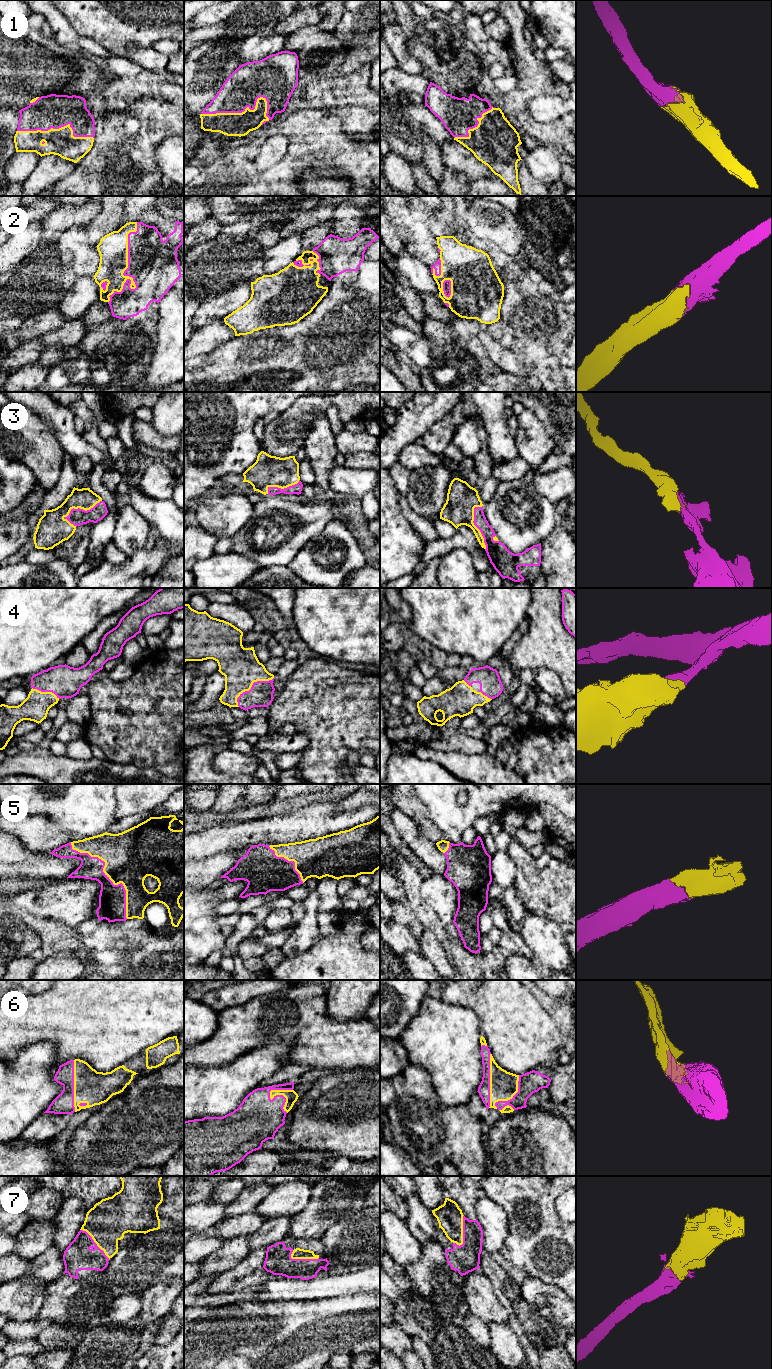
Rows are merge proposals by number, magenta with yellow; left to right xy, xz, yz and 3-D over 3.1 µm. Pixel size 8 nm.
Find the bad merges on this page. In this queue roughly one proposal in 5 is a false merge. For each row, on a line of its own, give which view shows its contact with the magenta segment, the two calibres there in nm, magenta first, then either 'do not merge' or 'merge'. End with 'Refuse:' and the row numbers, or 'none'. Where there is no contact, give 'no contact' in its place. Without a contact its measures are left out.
1: contact in xz; calibres 300 and 190 nm; merge
2: contact in xy; calibres 400 and 240 nm; merge
3: contact in xy; calibres 140 and 200 nm; merge
4: contact in xz; calibres 190 and 300 nm; merge
5: contact in xy; calibres 220 and 400 nm; merge
6: contact in xz; calibres 360 and 100 nm; merge
7: contact in yz; calibres 220 and 200 nm; merge
Refuse: none

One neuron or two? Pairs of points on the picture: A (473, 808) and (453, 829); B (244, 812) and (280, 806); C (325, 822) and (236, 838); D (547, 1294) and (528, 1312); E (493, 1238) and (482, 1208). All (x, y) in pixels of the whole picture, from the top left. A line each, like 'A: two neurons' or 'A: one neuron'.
A: one neuron
B: one neuron
C: one neuron
D: two neurons
E: one neuron

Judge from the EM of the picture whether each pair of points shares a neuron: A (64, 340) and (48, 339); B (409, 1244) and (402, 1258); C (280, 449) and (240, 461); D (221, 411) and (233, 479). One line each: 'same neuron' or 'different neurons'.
A: same neuron
B: same neuron
C: different neurons
D: different neurons

